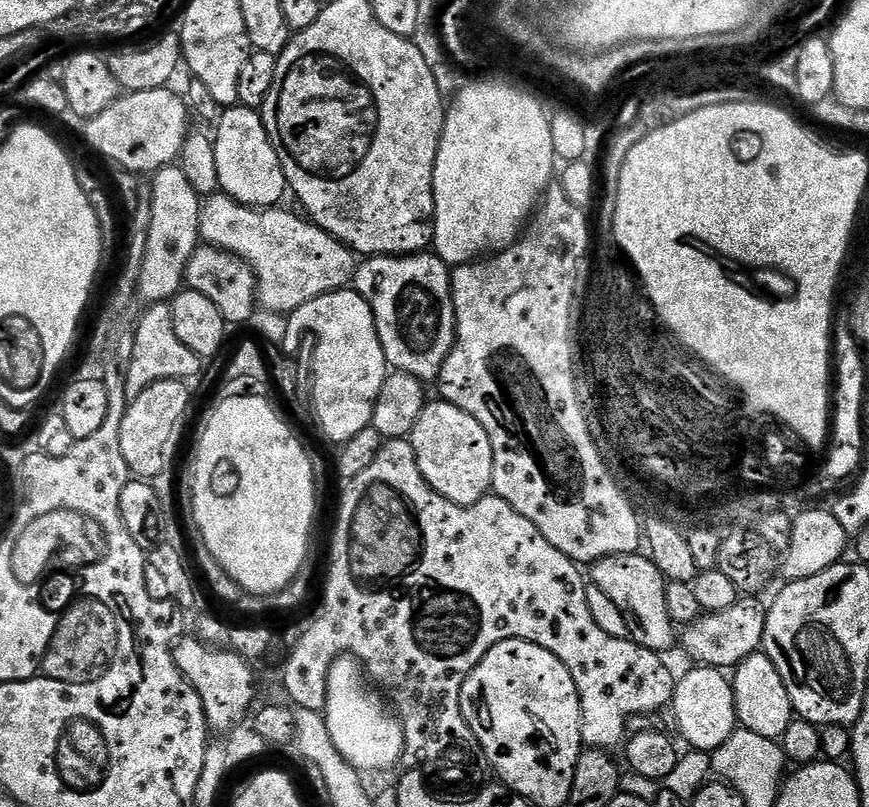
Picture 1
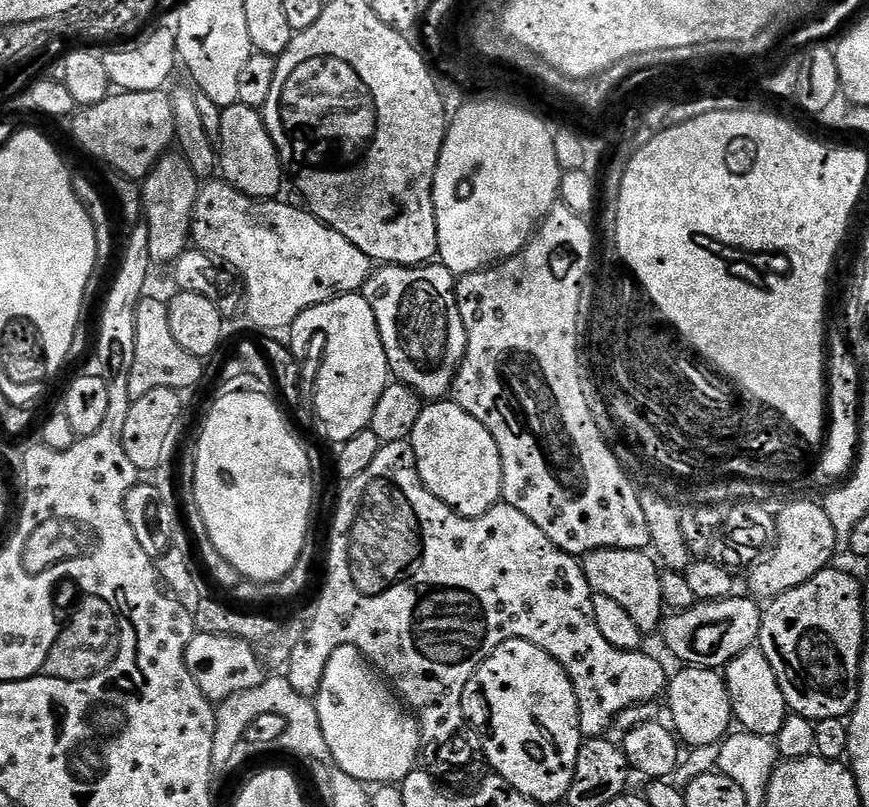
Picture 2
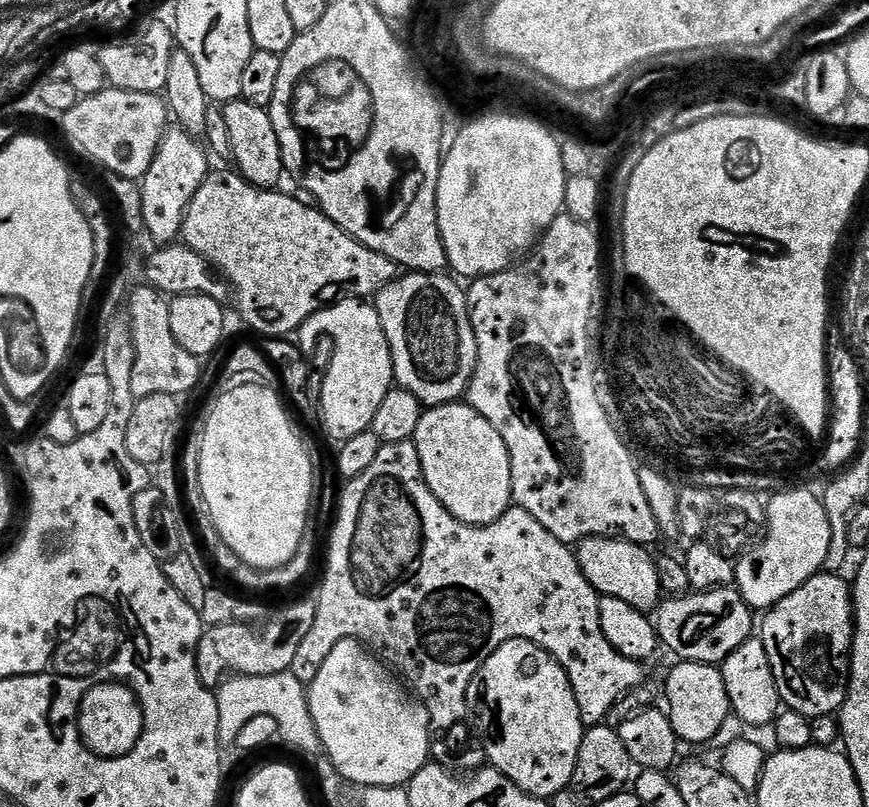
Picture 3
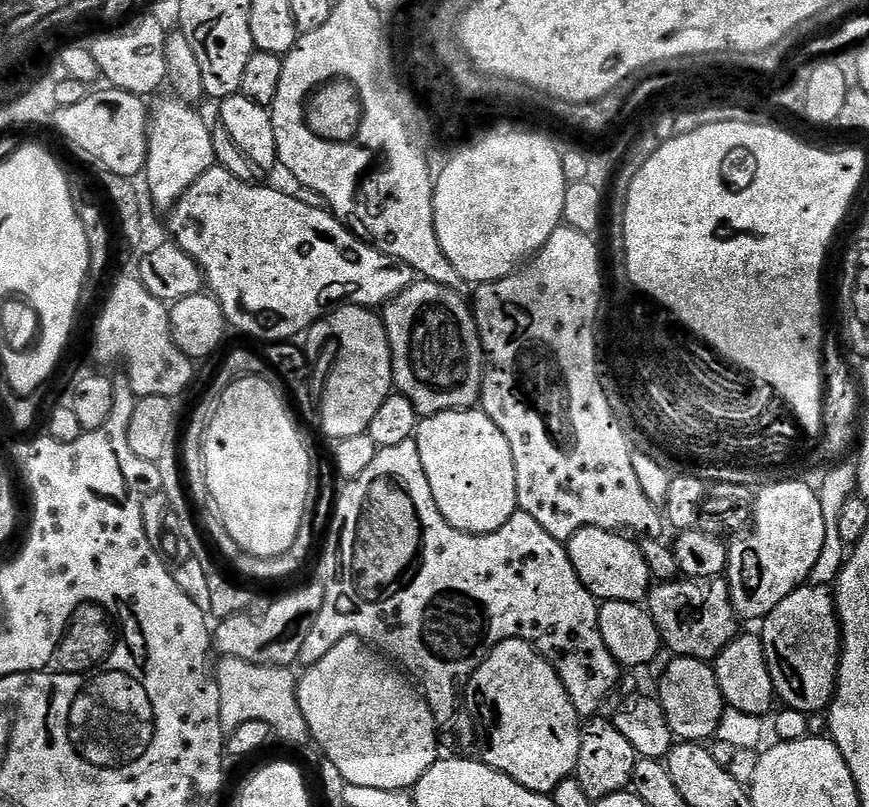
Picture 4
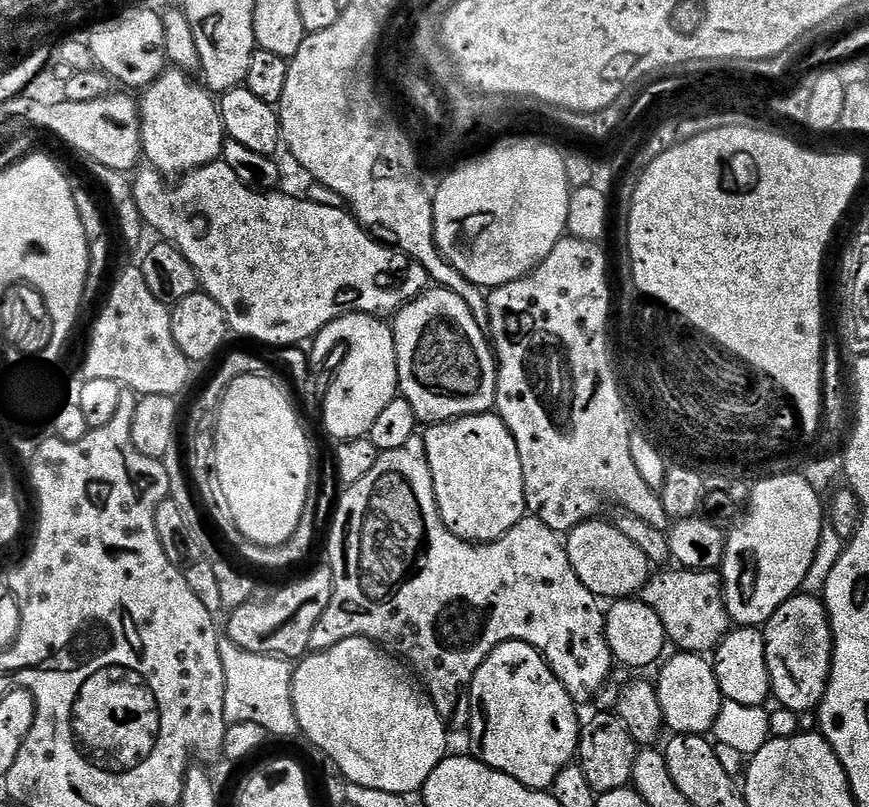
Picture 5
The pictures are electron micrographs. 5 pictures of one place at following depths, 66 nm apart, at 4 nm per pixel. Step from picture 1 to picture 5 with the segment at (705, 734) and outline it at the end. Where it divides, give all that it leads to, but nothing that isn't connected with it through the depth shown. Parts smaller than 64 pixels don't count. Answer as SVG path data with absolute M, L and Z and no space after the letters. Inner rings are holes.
M677 651L675 655L669 655L663 661L665 664L660 672L660 680L655 681L664 723L669 729L672 727L671 731L676 734L711 733L722 703L715 667L709 661L707 664L704 661L707 659L695 652Z

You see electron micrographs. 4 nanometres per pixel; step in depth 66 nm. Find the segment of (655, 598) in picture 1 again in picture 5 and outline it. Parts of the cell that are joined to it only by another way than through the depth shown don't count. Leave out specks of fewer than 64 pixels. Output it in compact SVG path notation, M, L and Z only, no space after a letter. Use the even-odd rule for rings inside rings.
M604 518L584 520L567 533L566 547L570 566L574 566L574 574L598 598L615 602L635 597L644 589L650 575L650 565L646 554L616 528L615 523L604 521ZM605 596L605 597L604 597Z

